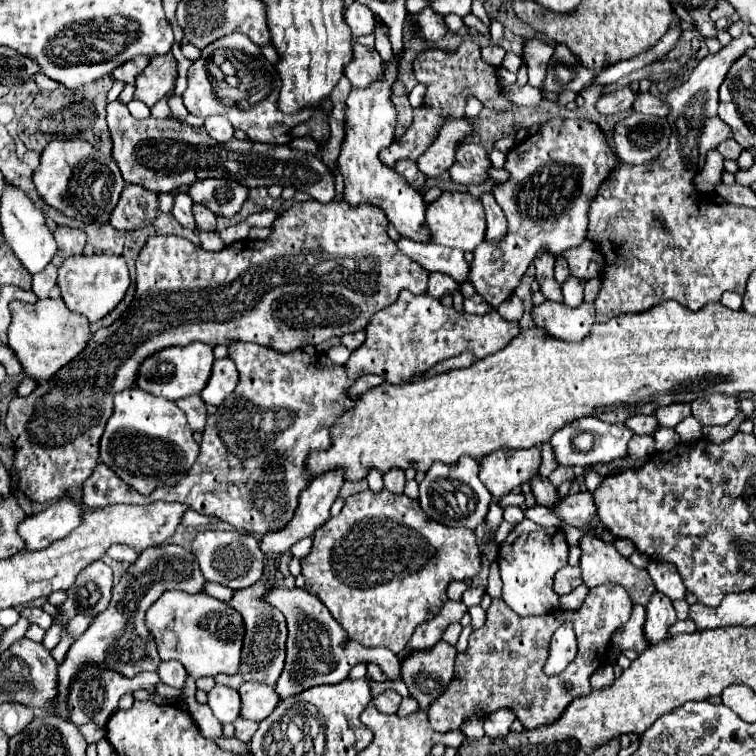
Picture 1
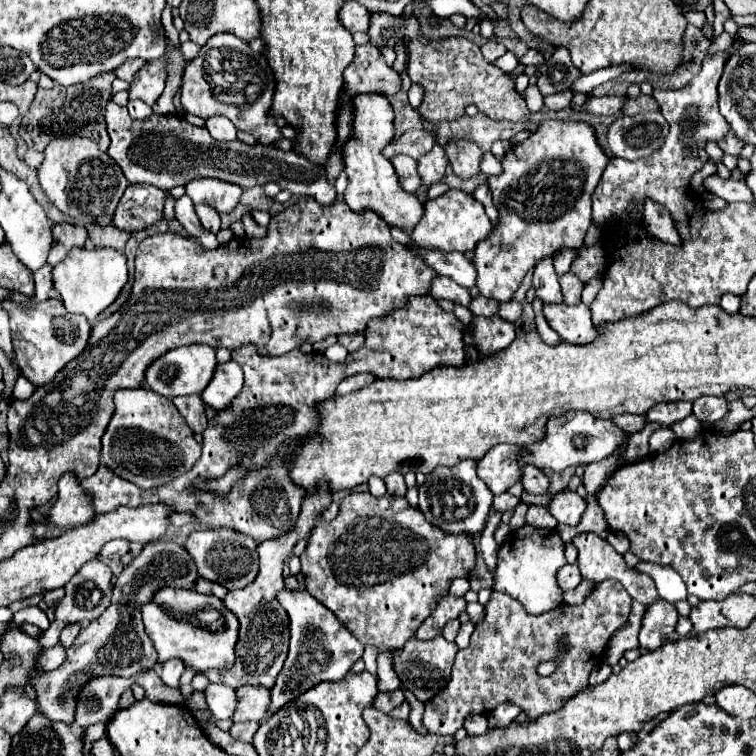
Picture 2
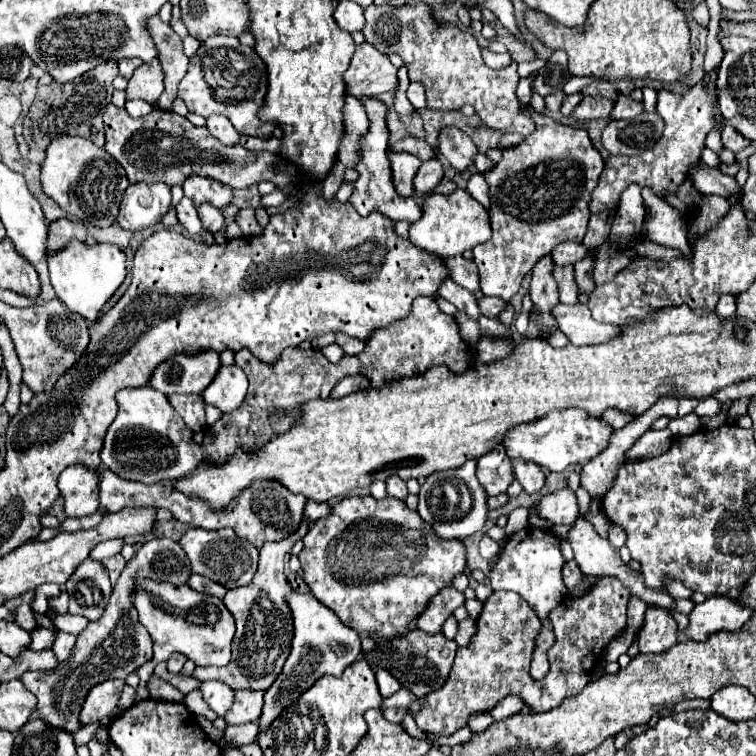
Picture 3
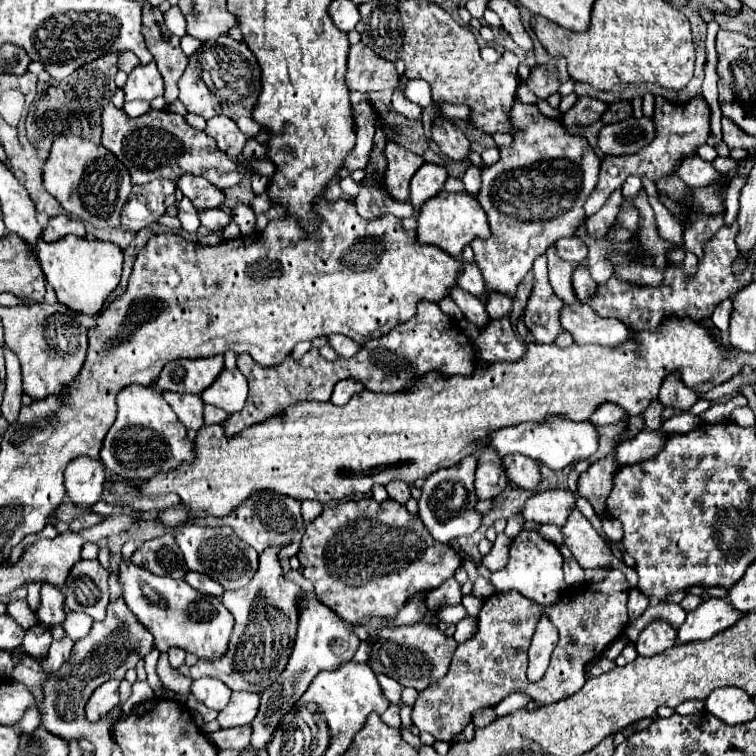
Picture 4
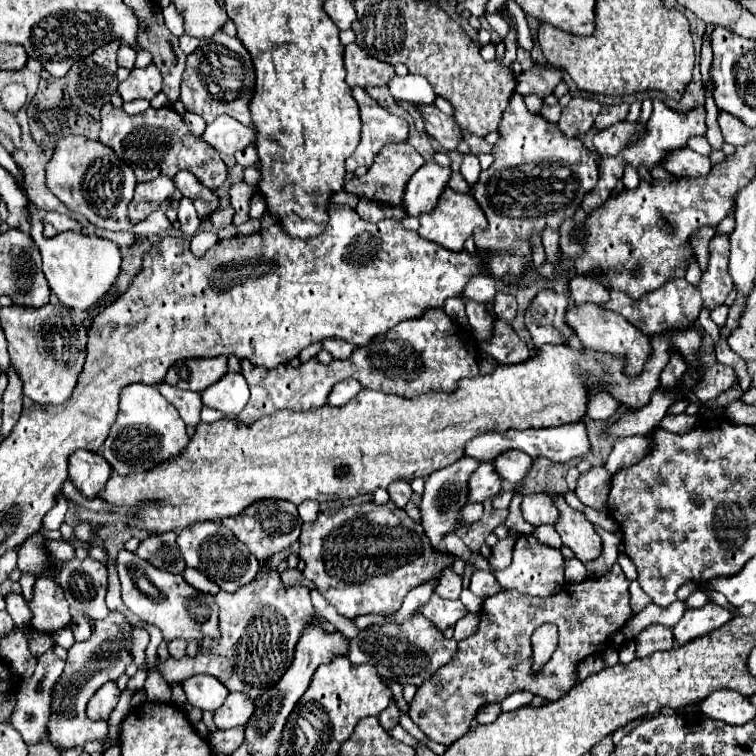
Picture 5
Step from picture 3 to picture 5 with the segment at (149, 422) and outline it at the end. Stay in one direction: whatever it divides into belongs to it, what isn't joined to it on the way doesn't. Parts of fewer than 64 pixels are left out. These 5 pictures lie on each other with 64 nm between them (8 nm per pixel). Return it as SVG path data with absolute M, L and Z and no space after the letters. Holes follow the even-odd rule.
M130 384L120 392L120 412L100 454L116 474L138 474L140 470L152 470L160 466L160 462L168 462L168 458L176 458L188 442L186 424L176 410L168 406L158 388L148 384Z

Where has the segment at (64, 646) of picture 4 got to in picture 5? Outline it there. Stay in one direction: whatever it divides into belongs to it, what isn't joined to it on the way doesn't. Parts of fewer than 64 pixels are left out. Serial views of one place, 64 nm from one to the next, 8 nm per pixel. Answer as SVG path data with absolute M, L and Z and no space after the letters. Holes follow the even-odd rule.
M54 644L48 652L42 654L42 658L38 658L38 666L36 666L34 676L20 684L20 698L18 698L18 704L16 704L14 714L10 718L10 724L22 734L26 744L36 744L42 738L42 734L46 734L46 722L50 716L50 692L62 674L66 654L68 654L66 648Z

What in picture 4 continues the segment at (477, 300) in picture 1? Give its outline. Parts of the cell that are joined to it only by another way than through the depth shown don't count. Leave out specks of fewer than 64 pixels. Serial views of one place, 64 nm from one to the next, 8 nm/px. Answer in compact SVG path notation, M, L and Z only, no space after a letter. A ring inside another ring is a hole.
M494 292L494 294L490 294L490 296L486 298L486 310L488 310L488 316L490 316L492 320L502 318L504 314L510 314L510 310L512 310L512 298Z

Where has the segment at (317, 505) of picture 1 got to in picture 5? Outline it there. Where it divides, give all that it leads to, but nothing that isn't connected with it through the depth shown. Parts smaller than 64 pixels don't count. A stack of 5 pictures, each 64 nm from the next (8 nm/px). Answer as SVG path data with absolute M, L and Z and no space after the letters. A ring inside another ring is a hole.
M270 568L236 592L220 590L216 604L220 606L220 640L204 640L196 658L168 658L158 670L166 682L182 682L196 674L208 674L218 678L230 692L244 692L250 698L258 698L282 678L292 662L302 630L318 618L310 602L310 590L306 586L284 586L280 572Z

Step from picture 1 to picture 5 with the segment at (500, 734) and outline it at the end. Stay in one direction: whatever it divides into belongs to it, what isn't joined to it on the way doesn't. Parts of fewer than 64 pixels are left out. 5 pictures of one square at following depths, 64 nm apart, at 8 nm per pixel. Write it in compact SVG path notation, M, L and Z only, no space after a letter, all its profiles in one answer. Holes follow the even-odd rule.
M514 692L500 704L502 712L512 712L512 710L518 710L522 706L528 706L532 702L532 698L534 698L532 692Z

